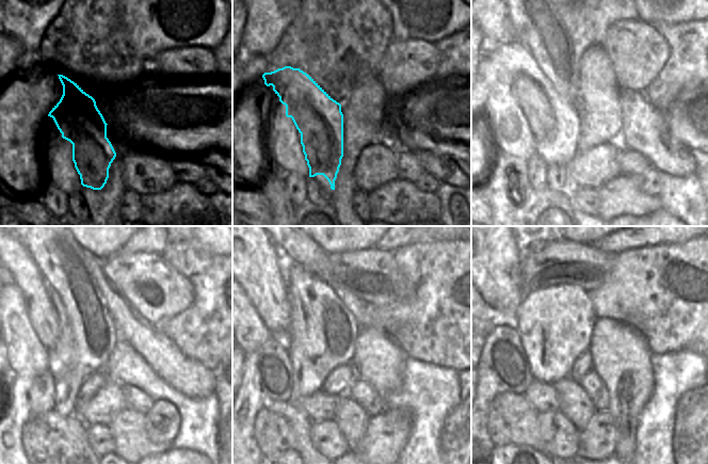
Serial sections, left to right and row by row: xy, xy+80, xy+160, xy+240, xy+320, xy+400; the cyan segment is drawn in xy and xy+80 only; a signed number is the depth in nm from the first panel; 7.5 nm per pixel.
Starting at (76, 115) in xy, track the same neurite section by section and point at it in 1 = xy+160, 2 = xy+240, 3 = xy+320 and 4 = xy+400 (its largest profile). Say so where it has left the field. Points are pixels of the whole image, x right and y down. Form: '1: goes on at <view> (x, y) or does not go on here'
1: goes on at xy+160 (557, 123)
2: goes on at xy+240 (45, 310)
3: goes on at xy+320 (254, 260)
4: goes on at xy+400 (493, 260)

